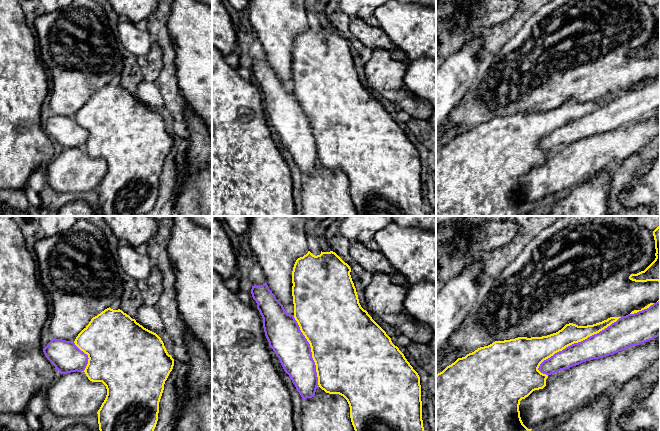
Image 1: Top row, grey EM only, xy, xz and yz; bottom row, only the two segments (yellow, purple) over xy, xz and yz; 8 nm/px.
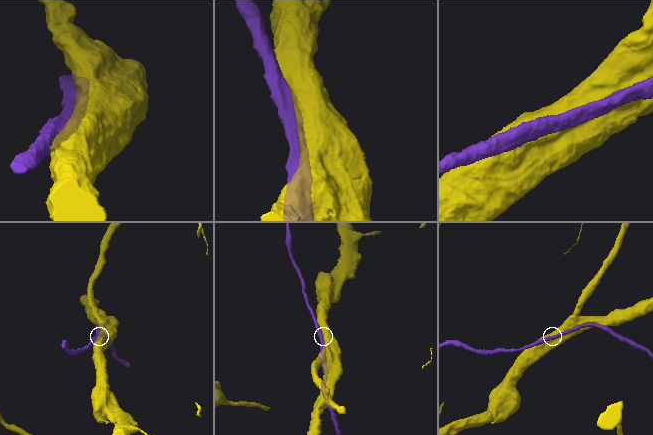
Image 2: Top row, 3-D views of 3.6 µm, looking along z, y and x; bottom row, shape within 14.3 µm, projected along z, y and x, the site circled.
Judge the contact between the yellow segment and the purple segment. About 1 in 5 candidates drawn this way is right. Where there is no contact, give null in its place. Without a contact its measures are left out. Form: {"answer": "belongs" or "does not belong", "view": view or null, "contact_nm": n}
{"answer": "does not belong", "view": "yz", "contact_nm": 800}

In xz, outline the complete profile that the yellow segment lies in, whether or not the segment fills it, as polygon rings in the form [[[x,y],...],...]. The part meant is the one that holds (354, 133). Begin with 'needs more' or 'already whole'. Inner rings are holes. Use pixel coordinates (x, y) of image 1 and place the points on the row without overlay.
already whole | [[[308,27],[293,43],[294,94],[310,120],[318,161],[326,169],[339,170],[347,176],[358,216],[430,216],[424,210],[420,153],[386,108],[361,83],[350,48],[350,42],[333,27],[321,27],[317,32]]]

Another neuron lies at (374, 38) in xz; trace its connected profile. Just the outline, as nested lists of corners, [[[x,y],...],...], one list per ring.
[[[352,18],[350,23],[351,33],[366,47],[371,50],[387,50],[393,59],[406,61],[407,55],[396,46],[380,28],[370,26],[361,18]]]

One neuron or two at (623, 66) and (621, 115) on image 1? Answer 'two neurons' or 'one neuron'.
two neurons

